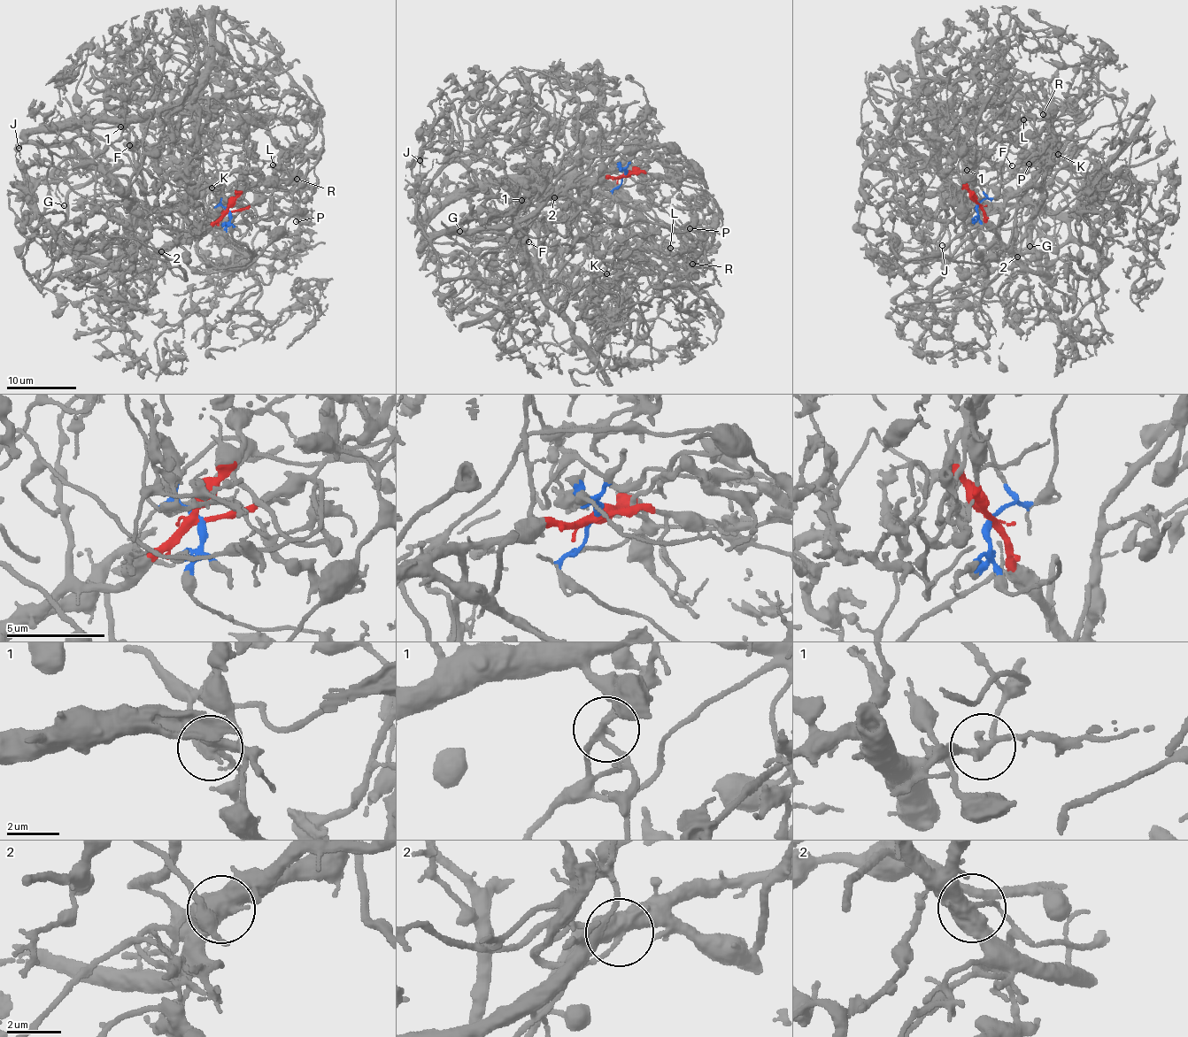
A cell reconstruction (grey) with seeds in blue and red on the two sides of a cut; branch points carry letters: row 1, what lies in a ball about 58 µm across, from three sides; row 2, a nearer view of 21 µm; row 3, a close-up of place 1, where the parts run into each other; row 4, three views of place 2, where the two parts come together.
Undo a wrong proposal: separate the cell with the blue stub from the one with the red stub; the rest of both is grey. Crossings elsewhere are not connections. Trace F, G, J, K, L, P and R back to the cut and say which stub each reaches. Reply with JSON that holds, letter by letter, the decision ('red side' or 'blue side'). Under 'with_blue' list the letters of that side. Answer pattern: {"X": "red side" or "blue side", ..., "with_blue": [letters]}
{"F": "red side", "G": "red side", "J": "red side", "K": "blue side", "L": "blue side", "P": "blue side", "R": "blue side", "with_blue": ["K", "L", "P", "R"]}

